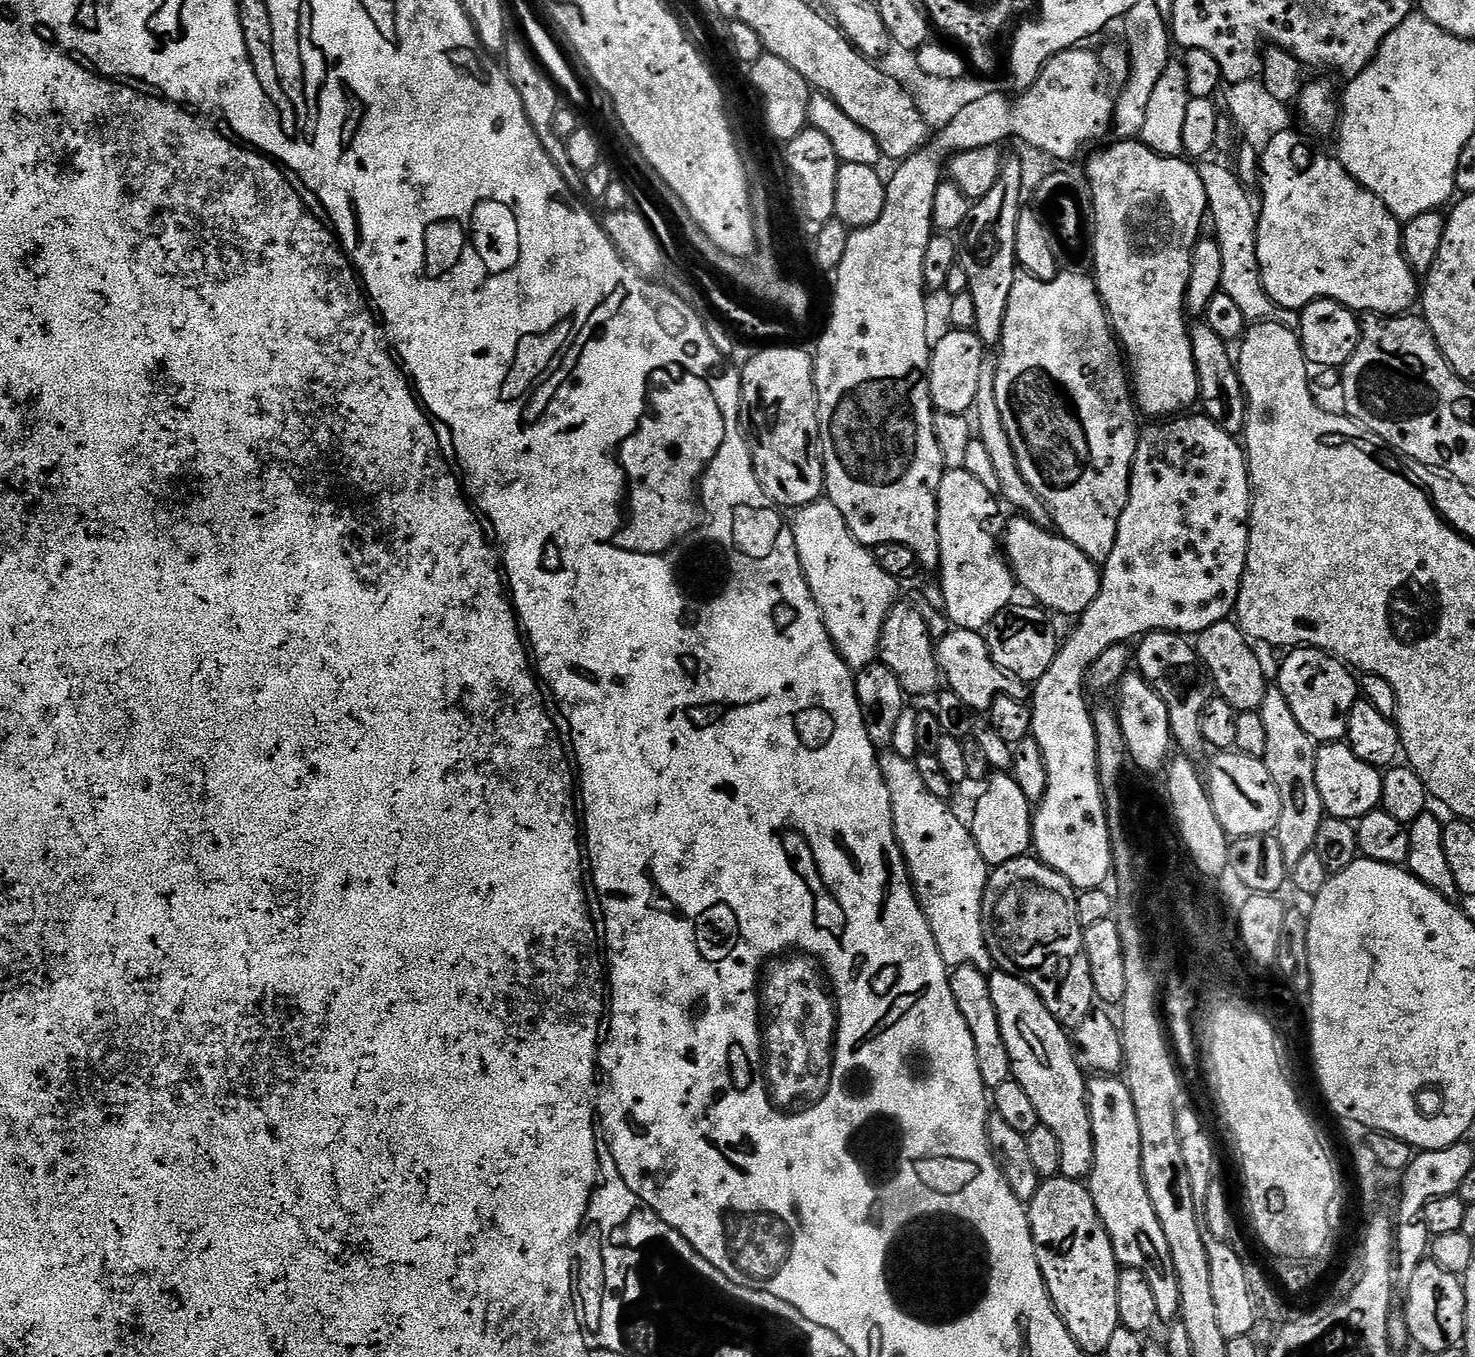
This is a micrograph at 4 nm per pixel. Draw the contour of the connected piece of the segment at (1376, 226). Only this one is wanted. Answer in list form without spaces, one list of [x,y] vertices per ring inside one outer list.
[[[1287,130],[1279,133],[1264,151],[1259,153],[1259,175],[1264,186],[1264,205],[1258,208],[1259,220],[1257,222],[1257,252],[1258,262],[1261,264],[1262,286],[1266,294],[1276,304],[1277,309],[1302,310],[1310,302],[1315,300],[1333,300],[1339,304],[1345,304],[1357,314],[1375,314],[1378,316],[1399,316],[1407,313],[1412,303],[1417,303],[1422,288],[1418,283],[1417,273],[1413,272],[1404,256],[1402,246],[1402,224],[1394,214],[1390,214],[1387,206],[1378,199],[1370,190],[1363,188],[1356,179],[1340,165],[1339,159],[1327,156],[1324,152],[1315,152],[1295,130]]]

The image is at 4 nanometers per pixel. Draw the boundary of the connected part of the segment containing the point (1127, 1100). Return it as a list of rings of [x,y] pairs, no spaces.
[[[1096,1076],[1087,1081],[1087,1086],[1088,1109],[1094,1134],[1094,1166],[1086,1187],[1094,1198],[1100,1221],[1104,1223],[1104,1229],[1112,1243],[1117,1265],[1133,1268],[1138,1270],[1138,1274],[1144,1275],[1146,1282],[1150,1282],[1150,1290],[1154,1290],[1160,1320],[1175,1321],[1180,1314],[1182,1294],[1178,1291],[1178,1274],[1174,1274],[1174,1258],[1170,1258],[1166,1234],[1162,1234],[1158,1214],[1154,1214],[1154,1202],[1150,1202],[1150,1194],[1146,1194],[1146,1182],[1142,1174],[1142,1138],[1138,1134],[1138,1114],[1134,1114],[1134,1098],[1127,1083],[1116,1076]]]

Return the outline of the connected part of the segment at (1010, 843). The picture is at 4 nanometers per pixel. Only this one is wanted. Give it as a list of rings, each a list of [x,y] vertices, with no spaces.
[[[996,774],[983,785],[984,793],[976,800],[976,809],[970,819],[970,831],[978,846],[978,854],[989,866],[1005,864],[1019,856],[1029,855],[1033,847],[1032,818],[1033,805],[1010,774]]]

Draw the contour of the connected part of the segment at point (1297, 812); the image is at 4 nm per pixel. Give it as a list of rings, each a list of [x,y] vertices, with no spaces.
[[[1269,687],[1258,711],[1266,725],[1266,754],[1262,759],[1280,795],[1280,817],[1274,835],[1278,838],[1278,846],[1282,846],[1282,858],[1286,858],[1286,866],[1291,870],[1304,855],[1313,851],[1318,826],[1322,826],[1326,815],[1316,781],[1318,744],[1298,726],[1298,718],[1294,718],[1294,710],[1290,710],[1290,702],[1286,702],[1286,694],[1282,694],[1280,687]]]

